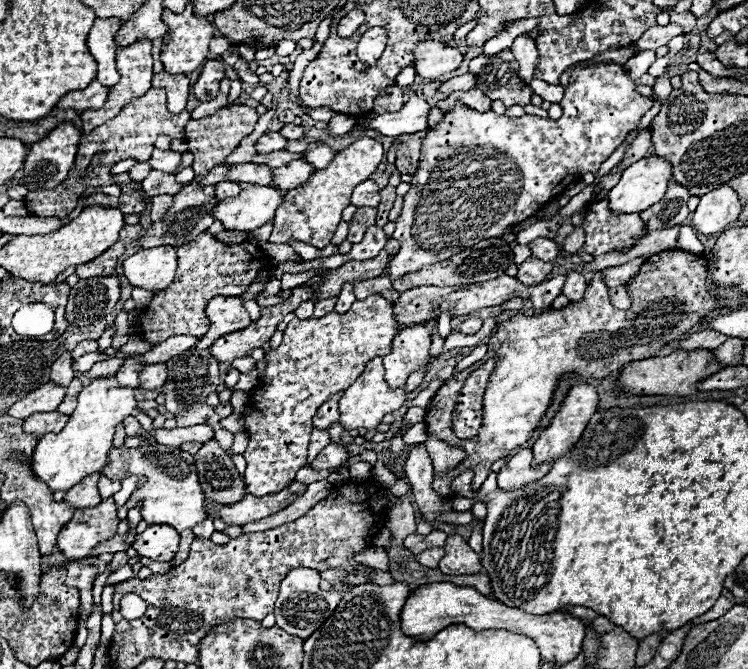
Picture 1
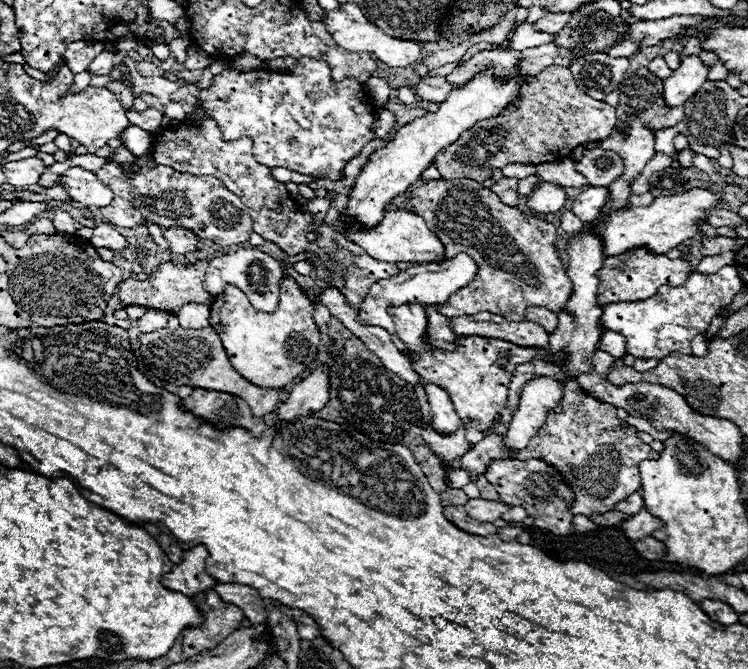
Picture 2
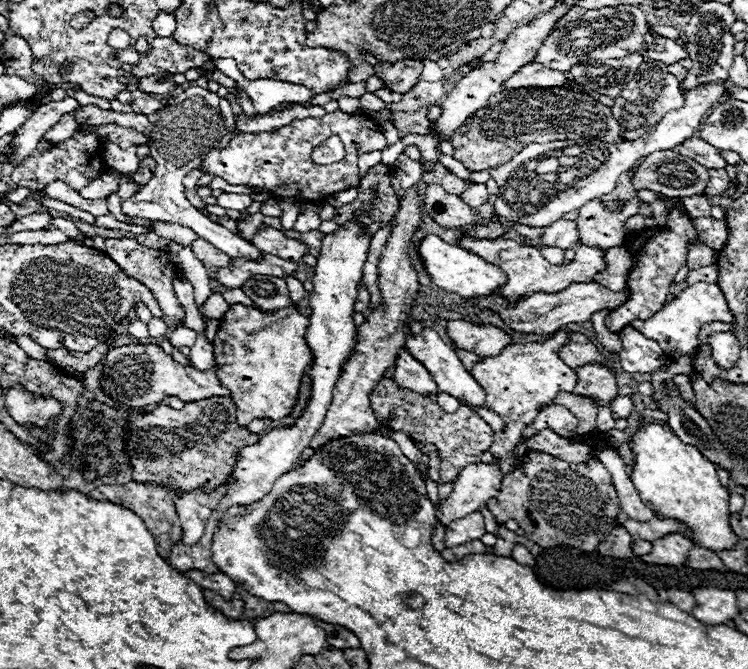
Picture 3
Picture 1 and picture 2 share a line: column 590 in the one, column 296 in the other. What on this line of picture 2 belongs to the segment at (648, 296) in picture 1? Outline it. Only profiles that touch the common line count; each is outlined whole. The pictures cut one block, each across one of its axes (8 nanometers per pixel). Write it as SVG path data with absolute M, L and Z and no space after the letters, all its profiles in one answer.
M286 274L280 280L280 300L278 300L276 312L268 314L268 312L256 310L238 286L228 284L216 296L214 304L210 306L210 326L218 332L222 344L226 348L226 354L232 360L232 366L236 366L236 370L240 370L240 374L244 374L244 378L248 378L250 382L256 382L256 386L284 388L294 378L298 378L304 370L308 370L308 366L316 360L316 356L320 352L322 334L320 334L316 322L312 320L312 310L314 310L314 304L304 296L298 282L290 274Z

